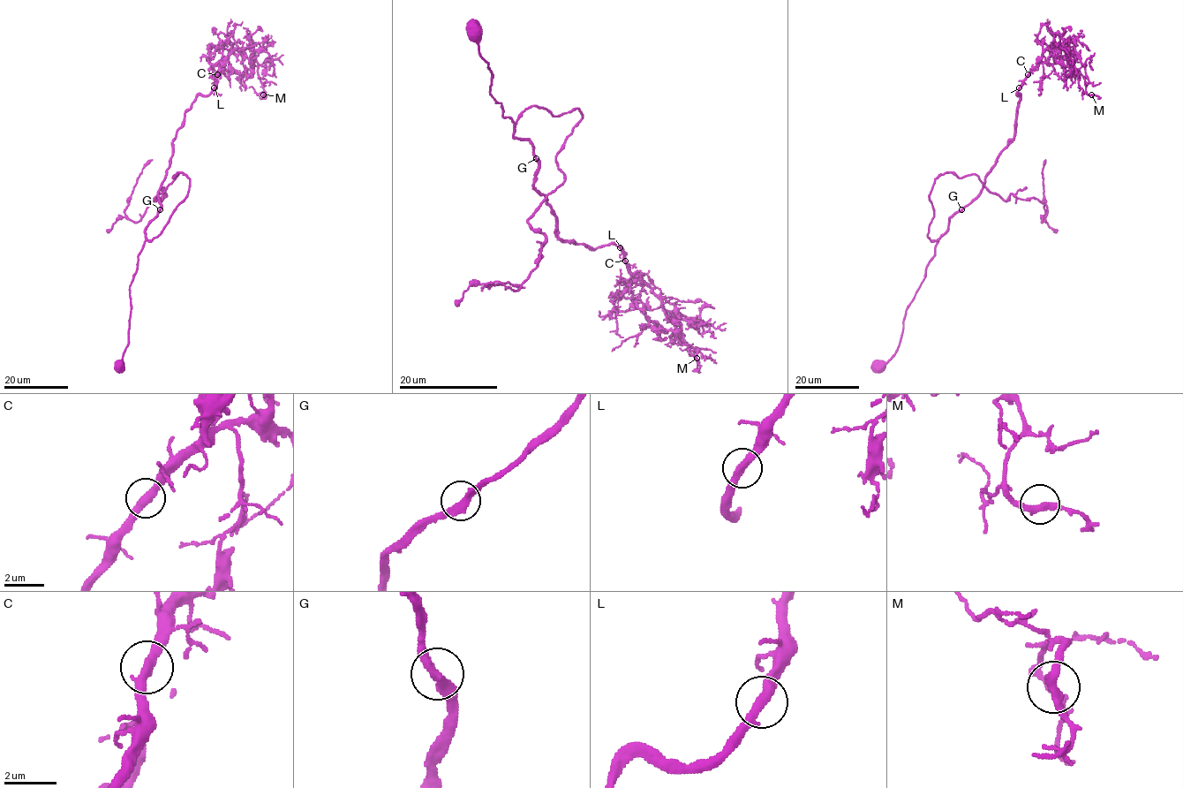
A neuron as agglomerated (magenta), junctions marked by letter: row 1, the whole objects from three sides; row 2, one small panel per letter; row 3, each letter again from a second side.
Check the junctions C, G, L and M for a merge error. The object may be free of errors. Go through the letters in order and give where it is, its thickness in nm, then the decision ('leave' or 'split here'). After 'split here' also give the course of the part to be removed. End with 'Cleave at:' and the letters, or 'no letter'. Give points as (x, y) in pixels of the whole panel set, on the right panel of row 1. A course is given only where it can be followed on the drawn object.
C: (1028, 74) | 380 nm | leave
G: (961, 209) | 360 nm | leave
L: (1019, 87) | 380 nm | leave
M: (1091, 94) | 360 nm | leave
Cleave at: no letter

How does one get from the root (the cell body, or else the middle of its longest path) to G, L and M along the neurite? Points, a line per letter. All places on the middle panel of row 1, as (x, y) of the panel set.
G: (474, 32), (491, 71), (490, 94), (515, 123), (513, 135), (525, 138), (537, 157)
L: (474, 32), (490, 94), (532, 147), (534, 187), (557, 235), (620, 247)
M: (474, 32), (490, 94), (532, 147), (534, 187), (557, 235), (615, 244), (676, 314), (675, 332), (696, 358)

